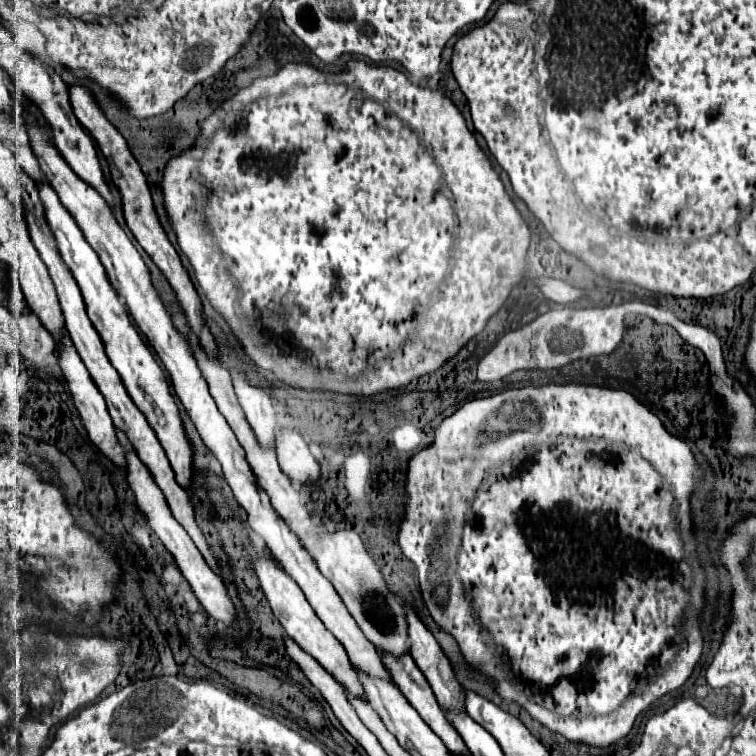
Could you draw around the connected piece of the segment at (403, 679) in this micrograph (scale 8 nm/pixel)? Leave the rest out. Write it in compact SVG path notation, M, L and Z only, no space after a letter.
M411 655L403 657L383 657L383 663L391 671L393 681L405 693L407 701L417 709L417 713L423 717L423 721L441 737L445 747L451 753L469 753L467 745L463 745L463 739L455 729L451 729L451 723L447 717L443 717L443 709L439 707L429 681L423 677L419 667L415 665Z

